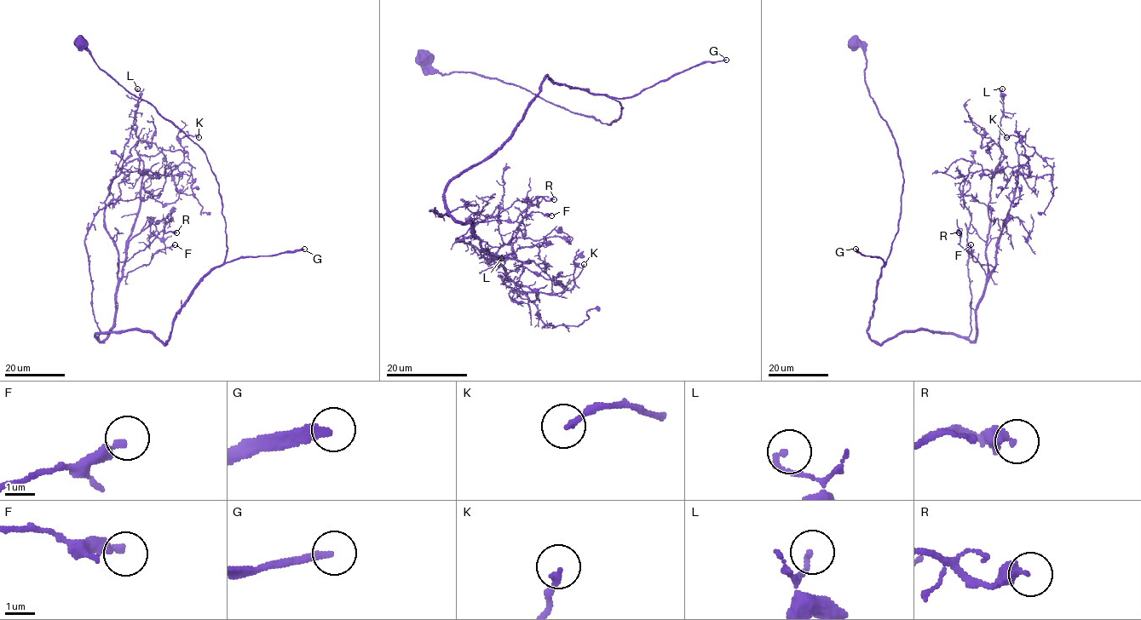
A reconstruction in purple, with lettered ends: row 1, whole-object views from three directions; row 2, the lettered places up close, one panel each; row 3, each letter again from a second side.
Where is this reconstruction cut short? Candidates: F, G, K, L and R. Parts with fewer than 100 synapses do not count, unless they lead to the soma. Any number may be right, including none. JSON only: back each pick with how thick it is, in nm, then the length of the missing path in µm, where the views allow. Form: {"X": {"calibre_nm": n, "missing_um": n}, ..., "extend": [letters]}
{"G": {"calibre_nm": 260, "missing_um": 130}, "extend": ["G"]}

